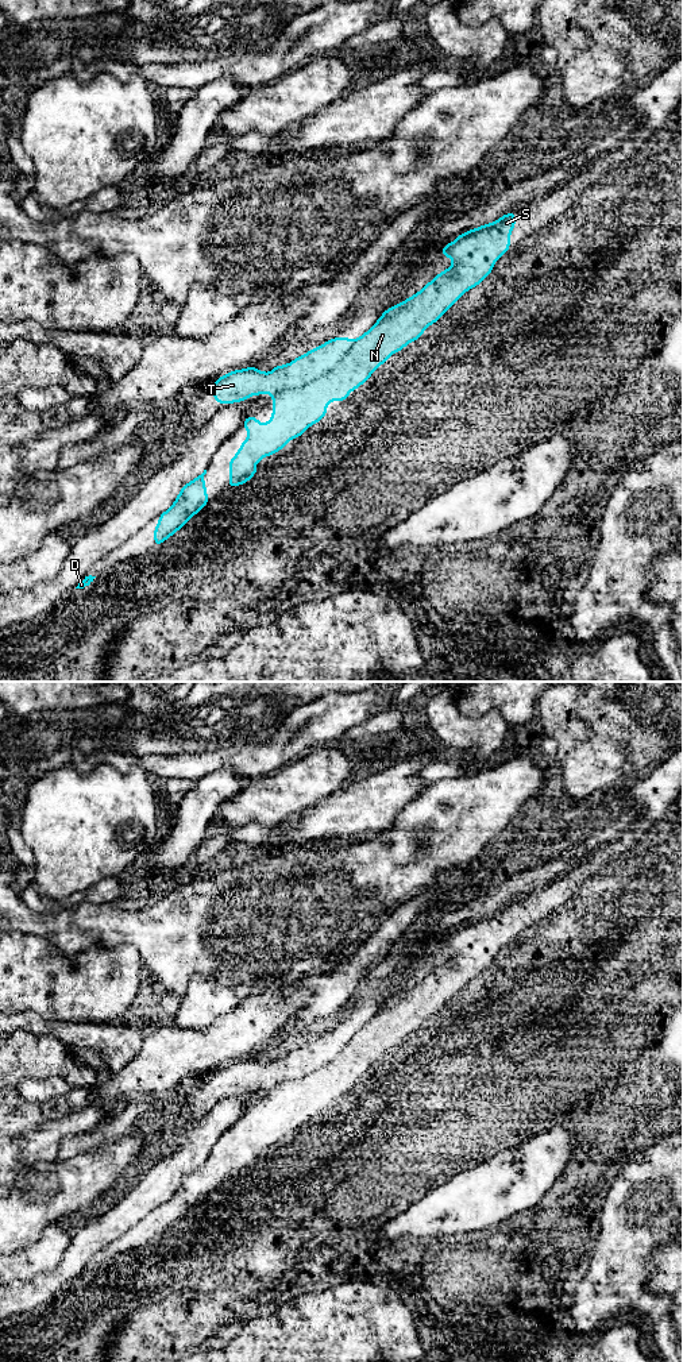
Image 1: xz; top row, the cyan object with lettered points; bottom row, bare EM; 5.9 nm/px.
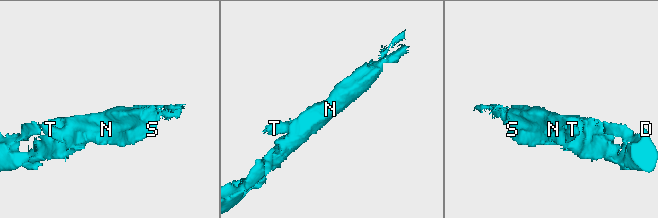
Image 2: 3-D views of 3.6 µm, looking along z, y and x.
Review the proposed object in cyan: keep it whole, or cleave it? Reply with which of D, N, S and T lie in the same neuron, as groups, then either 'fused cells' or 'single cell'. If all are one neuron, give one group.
D N S / T; fused cells

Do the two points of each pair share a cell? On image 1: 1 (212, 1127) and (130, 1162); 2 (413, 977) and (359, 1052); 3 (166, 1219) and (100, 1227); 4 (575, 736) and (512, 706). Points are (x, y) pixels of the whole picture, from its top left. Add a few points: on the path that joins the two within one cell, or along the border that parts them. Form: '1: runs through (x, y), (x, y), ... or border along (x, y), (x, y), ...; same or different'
1: border along (154, 1141), (151, 1145), (154, 1157), (138, 1175); different
2: border along (429, 972), (416, 984), (389, 998), (378, 1010); different
3: border along (155, 1208), (111, 1242); different
4: border along (540, 695), (536, 703), (536, 716); different

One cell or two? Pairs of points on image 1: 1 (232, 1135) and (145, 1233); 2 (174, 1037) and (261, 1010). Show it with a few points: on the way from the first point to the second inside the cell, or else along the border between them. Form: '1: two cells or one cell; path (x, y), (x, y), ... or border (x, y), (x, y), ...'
1: one cell; path (222, 1161), (170, 1212)
2: one cell; path (196, 1040), (228, 1040), (239, 1030)

